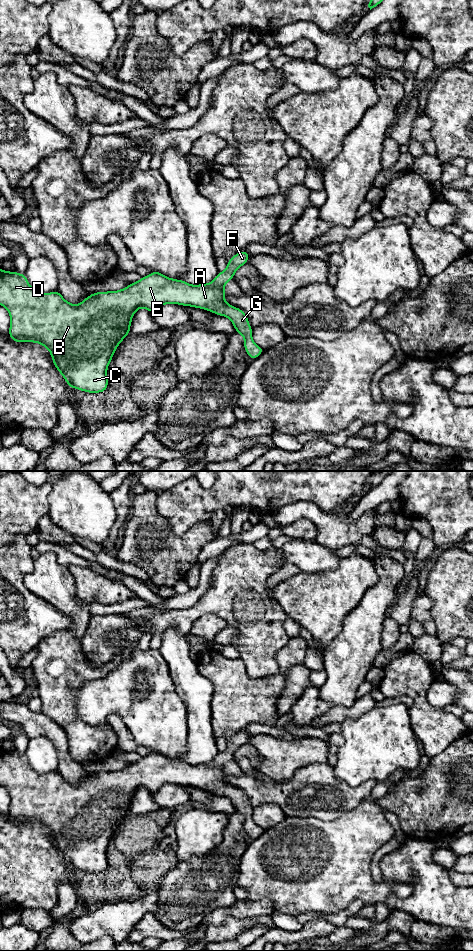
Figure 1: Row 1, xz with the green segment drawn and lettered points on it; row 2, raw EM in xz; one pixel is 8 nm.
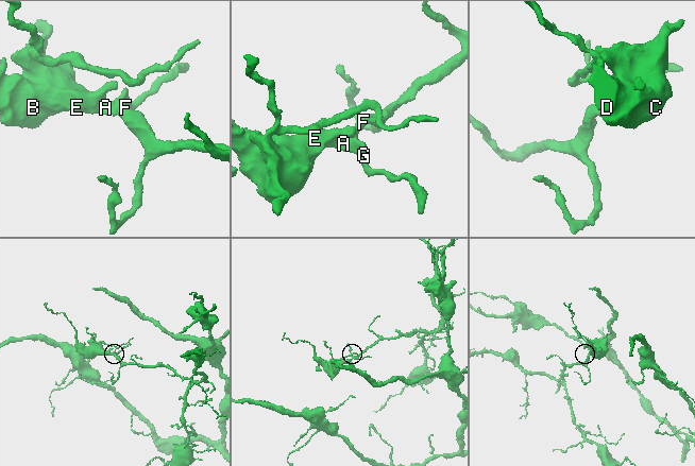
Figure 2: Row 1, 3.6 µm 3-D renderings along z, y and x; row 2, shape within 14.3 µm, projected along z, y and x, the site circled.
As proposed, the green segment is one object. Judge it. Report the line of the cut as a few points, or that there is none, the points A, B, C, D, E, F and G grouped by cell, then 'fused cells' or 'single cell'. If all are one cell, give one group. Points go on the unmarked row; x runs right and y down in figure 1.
no cut; A B C D E F G; single cell

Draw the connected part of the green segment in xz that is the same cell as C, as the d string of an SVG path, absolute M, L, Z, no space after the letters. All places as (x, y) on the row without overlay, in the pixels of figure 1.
M245 730L235 734L228 740L226 749L219 752L210 763L190 765L185 760L172 759L154 751L121 770L92 773L78 785L67 782L57 770L40 774L30 766L25 754L0 749L0 785L8 790L11 798L10 819L19 823L34 822L43 825L51 833L53 844L68 867L88 873L100 873L108 869L108 845L117 826L131 813L131 801L139 788L155 792L164 784L179 784L228 797L236 812L244 817L244 829L248 836L251 840L258 838L265 829L253 821L253 809L247 795L224 780L224 765L233 760L234 753L249 738L250 735Z

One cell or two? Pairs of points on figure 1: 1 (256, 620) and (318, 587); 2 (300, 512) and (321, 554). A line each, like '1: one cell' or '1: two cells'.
1: two cells
2: two cells

